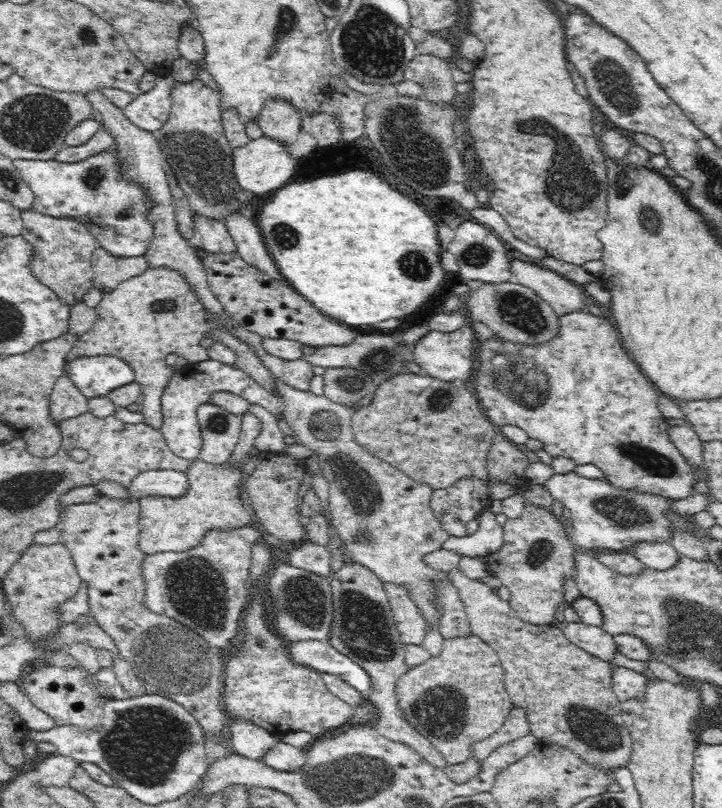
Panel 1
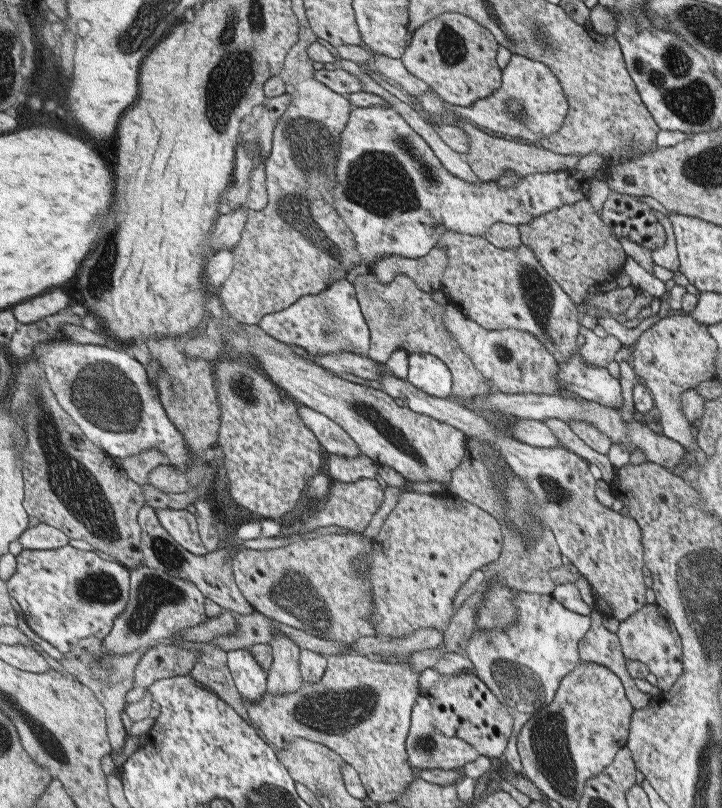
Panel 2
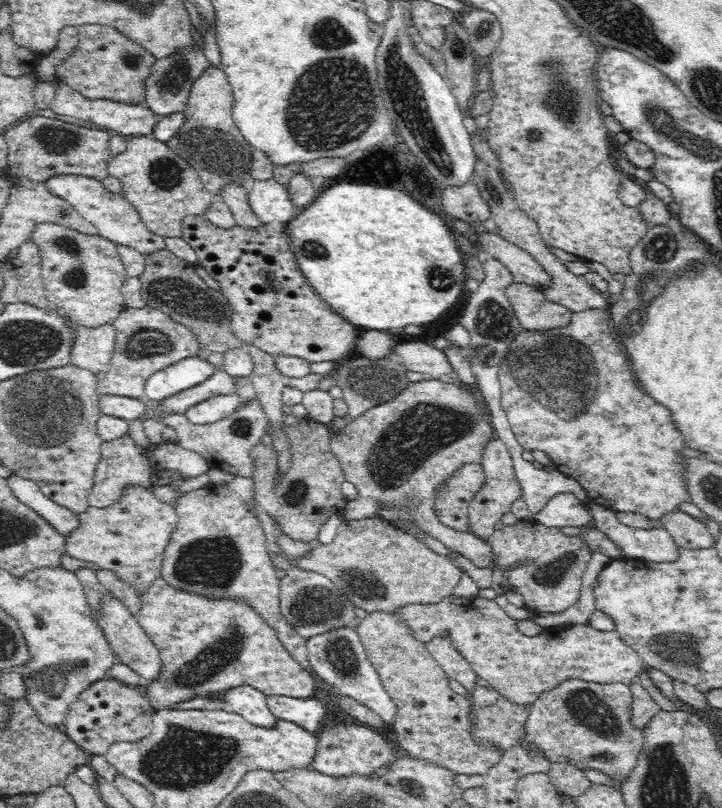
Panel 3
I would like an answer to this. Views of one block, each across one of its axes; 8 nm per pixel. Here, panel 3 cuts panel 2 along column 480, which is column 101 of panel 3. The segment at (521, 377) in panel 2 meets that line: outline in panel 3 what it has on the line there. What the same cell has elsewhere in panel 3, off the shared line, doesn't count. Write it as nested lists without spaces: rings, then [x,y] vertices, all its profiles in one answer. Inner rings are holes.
[[[57,309],[57,312],[69,320],[73,332],[70,364],[89,369],[96,376],[105,373],[111,367],[111,358],[114,356],[116,331],[113,325],[88,328],[74,323],[61,309]]]

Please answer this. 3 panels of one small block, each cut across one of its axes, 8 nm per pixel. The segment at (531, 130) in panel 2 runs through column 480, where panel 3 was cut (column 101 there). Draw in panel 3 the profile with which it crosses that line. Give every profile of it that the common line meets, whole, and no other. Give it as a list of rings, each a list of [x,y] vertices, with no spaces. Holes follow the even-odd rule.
[[[62,82],[55,86],[55,99],[51,108],[56,114],[62,116],[71,116],[86,122],[96,124],[96,126],[105,126],[113,132],[126,138],[132,135],[152,136],[155,124],[159,121],[157,114],[154,114],[148,107],[138,104],[126,104],[114,100],[96,99],[90,100],[67,87]]]

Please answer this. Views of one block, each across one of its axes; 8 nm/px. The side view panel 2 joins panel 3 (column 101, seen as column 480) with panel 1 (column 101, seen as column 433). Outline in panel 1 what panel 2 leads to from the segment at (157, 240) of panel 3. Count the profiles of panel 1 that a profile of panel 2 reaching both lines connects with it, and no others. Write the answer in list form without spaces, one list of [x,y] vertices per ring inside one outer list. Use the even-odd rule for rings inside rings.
[[[106,150],[76,164],[20,160],[14,165],[35,196],[33,210],[59,219],[81,221],[94,233],[98,248],[114,256],[146,254],[154,238],[154,227],[147,219],[149,202],[137,184],[121,178],[119,161],[113,150]]]

